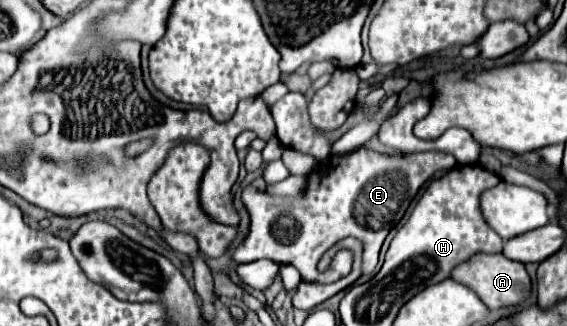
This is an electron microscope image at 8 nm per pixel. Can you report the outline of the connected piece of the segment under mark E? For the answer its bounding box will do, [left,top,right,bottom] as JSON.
[234,147,456,283]

